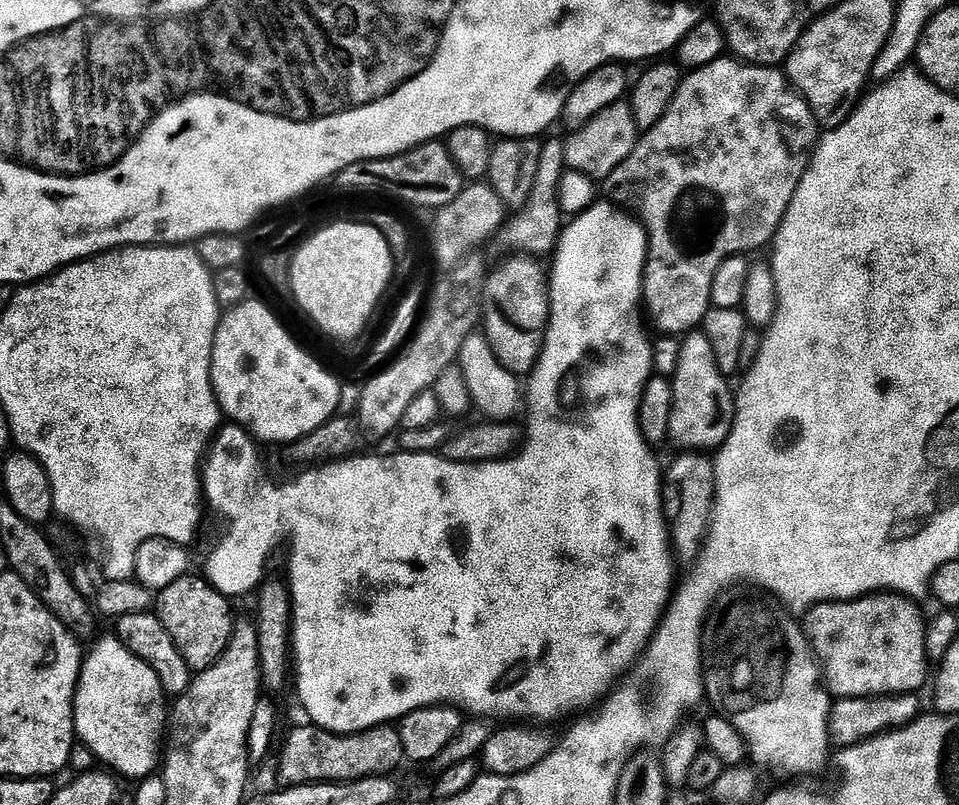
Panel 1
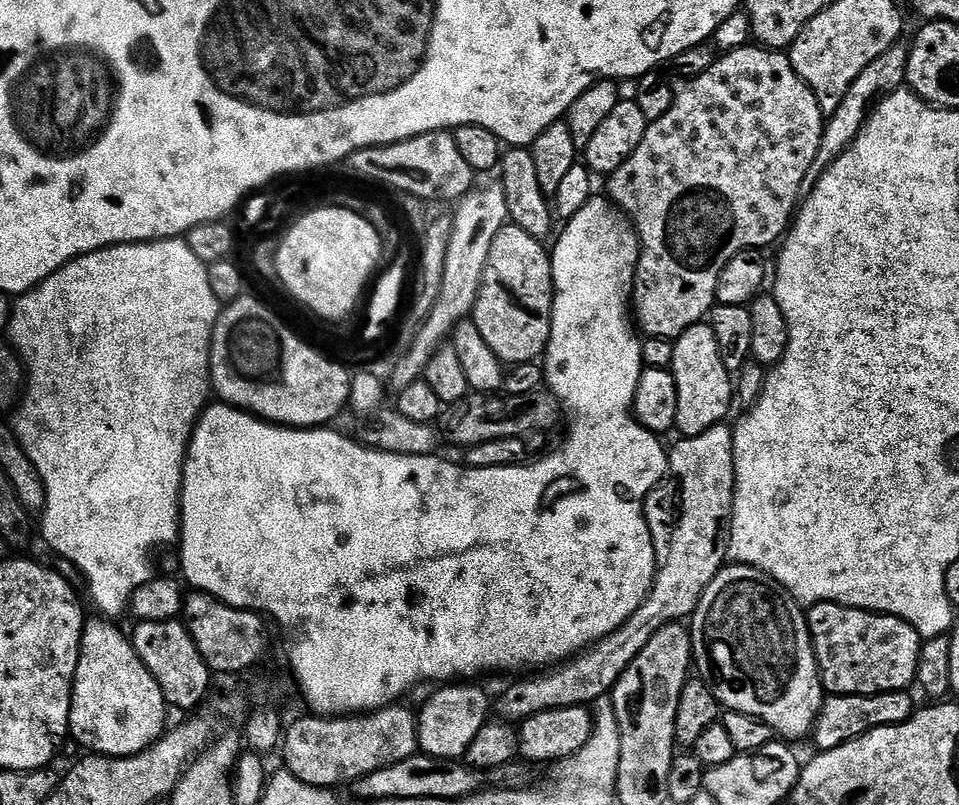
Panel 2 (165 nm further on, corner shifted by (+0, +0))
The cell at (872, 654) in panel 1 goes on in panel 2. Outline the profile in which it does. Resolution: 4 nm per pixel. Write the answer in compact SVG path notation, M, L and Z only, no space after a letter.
M814 604L807 609L806 615L825 693L873 696L883 692L902 692L916 684L922 641L918 630L905 620L841 604Z

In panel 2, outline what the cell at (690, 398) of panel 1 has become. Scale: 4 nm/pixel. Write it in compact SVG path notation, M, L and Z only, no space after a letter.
M711 323L690 326L672 345L670 371L678 386L678 418L675 431L681 437L701 436L715 424L727 421L734 400L734 376L726 370L722 354L718 354L718 338Z

